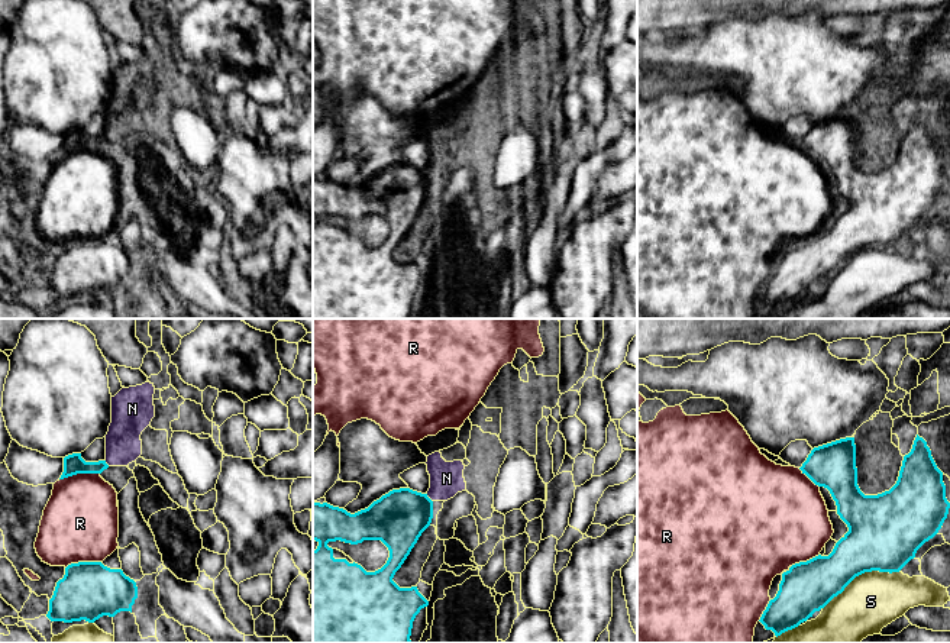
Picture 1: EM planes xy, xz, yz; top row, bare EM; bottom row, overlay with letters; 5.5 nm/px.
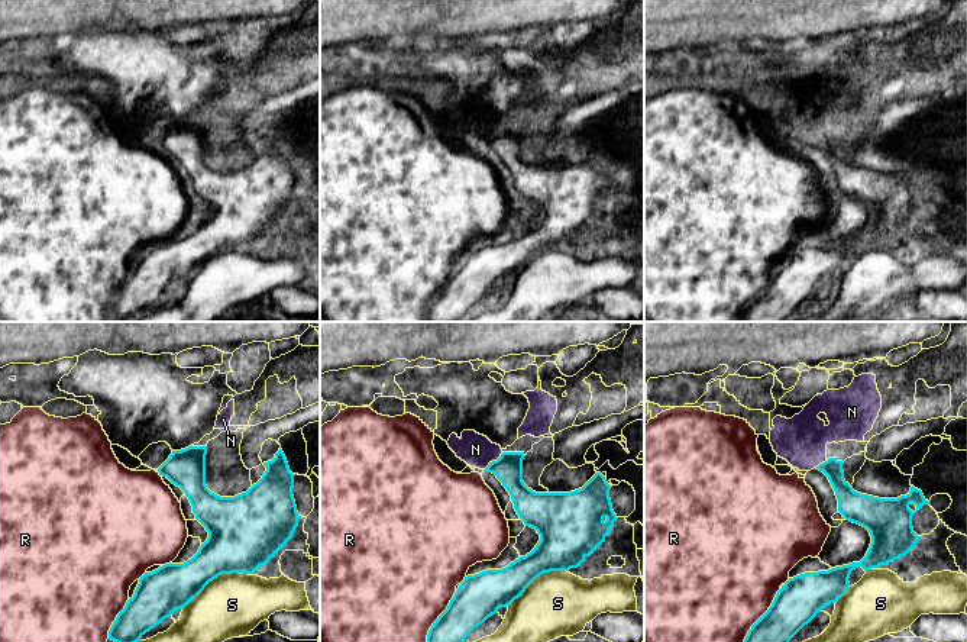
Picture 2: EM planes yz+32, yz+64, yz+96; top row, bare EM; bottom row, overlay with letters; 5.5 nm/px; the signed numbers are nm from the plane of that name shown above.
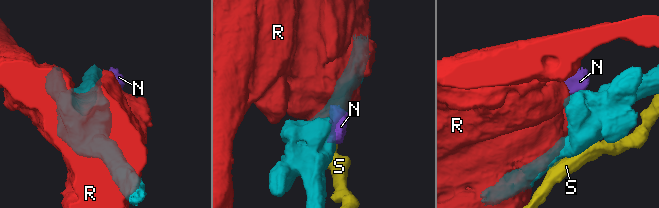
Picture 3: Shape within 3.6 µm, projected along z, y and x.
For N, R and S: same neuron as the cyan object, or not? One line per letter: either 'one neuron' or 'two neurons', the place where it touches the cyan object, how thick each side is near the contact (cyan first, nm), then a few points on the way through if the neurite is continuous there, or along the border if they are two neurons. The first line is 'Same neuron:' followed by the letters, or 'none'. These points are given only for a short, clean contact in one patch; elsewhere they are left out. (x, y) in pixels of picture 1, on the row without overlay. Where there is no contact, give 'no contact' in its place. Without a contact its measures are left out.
Same neuron: none
N: two neurons; contact xz (429, 174); calibres 300 and 190 nm; border xz (426, 170), (432, 177)
R: two neurons; contact xy (78, 148); calibres 110 and 420 nm
S: two neurons; contact yz (860, 249); calibres 380 and 320 nm

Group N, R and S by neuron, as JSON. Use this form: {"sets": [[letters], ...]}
{"sets": [["N"], ["R"], ["S"]]}

